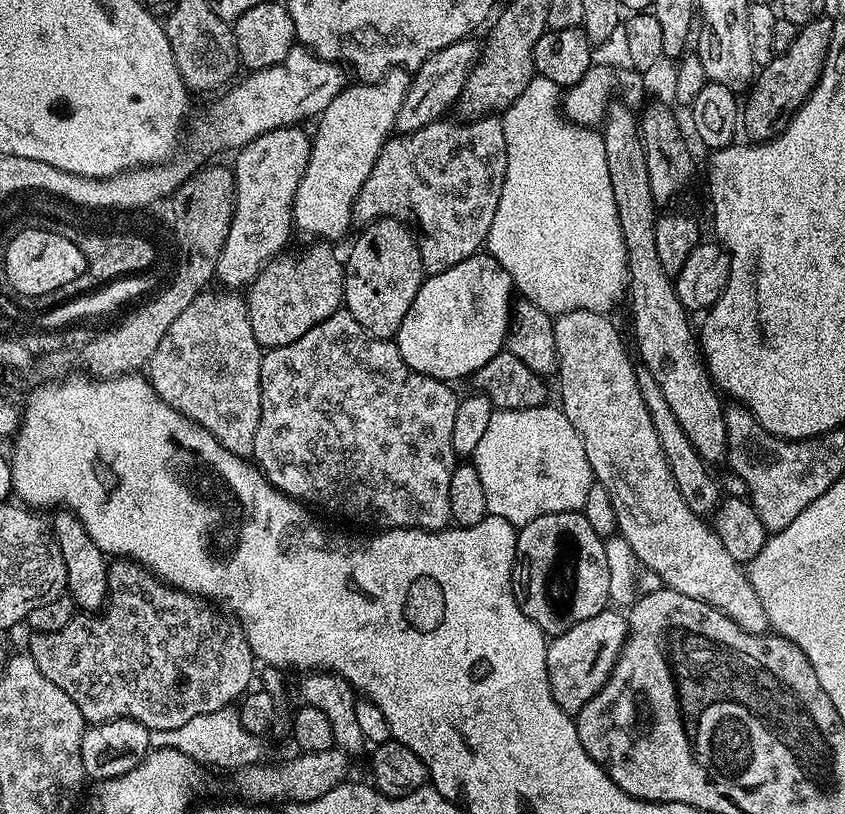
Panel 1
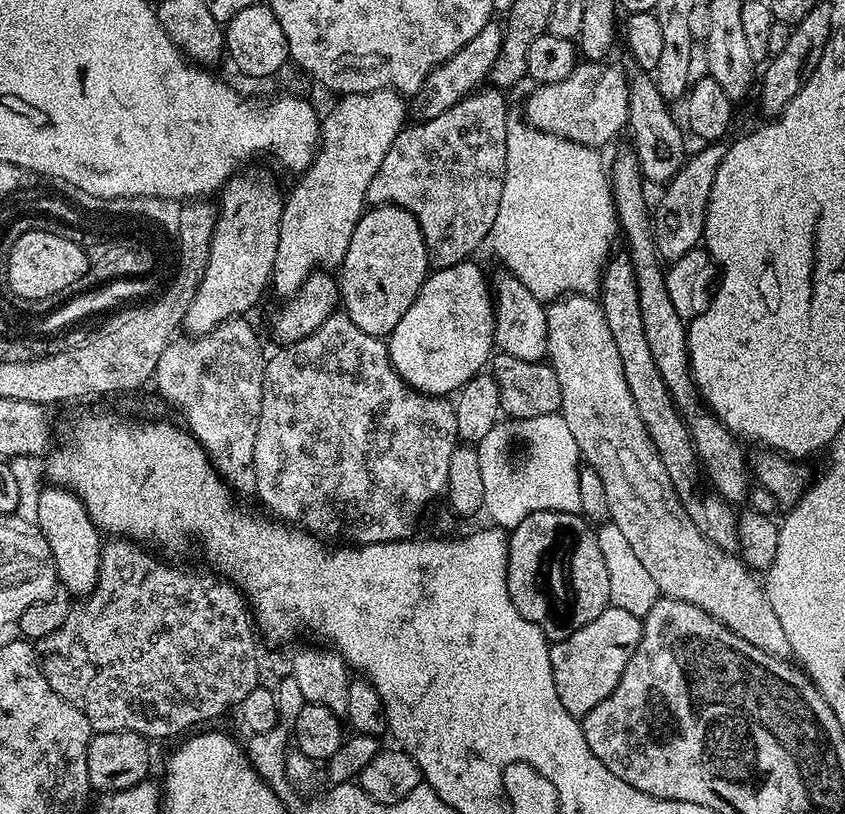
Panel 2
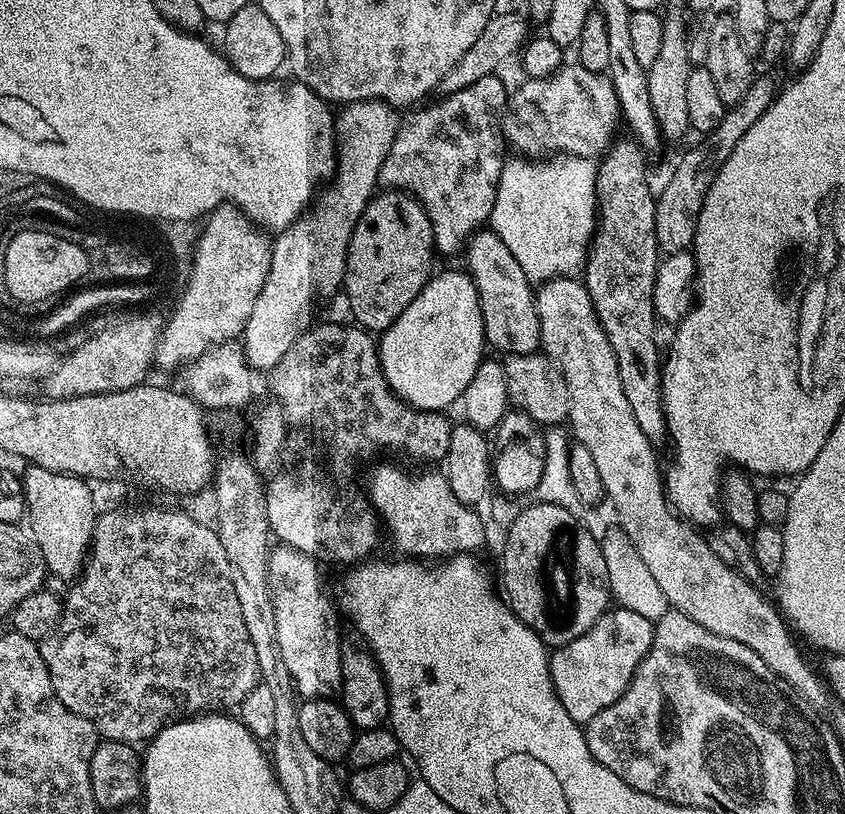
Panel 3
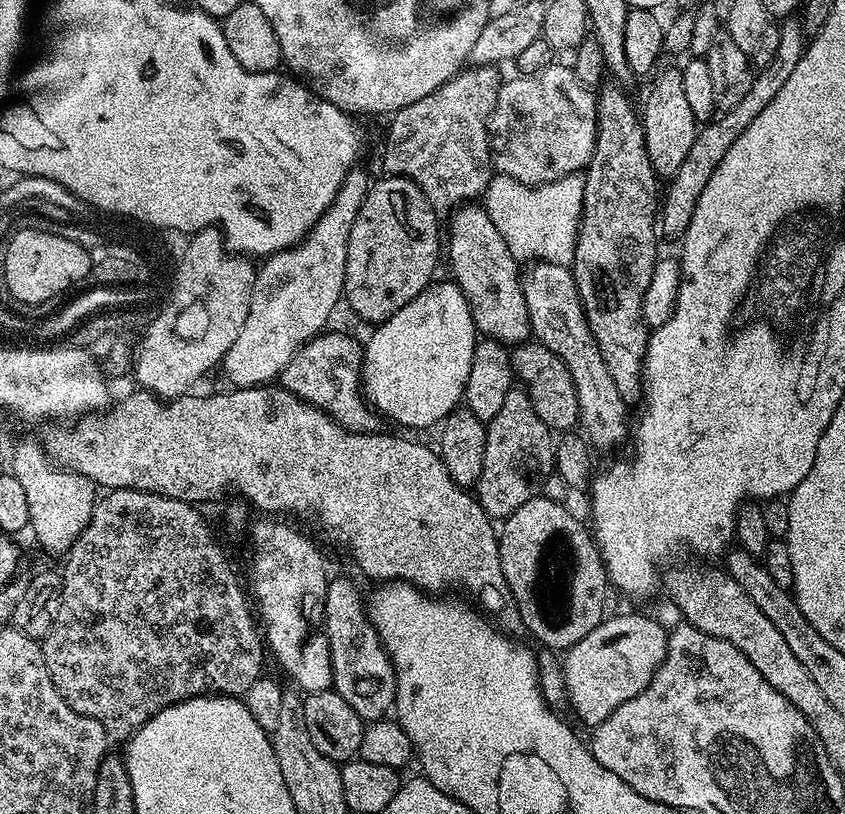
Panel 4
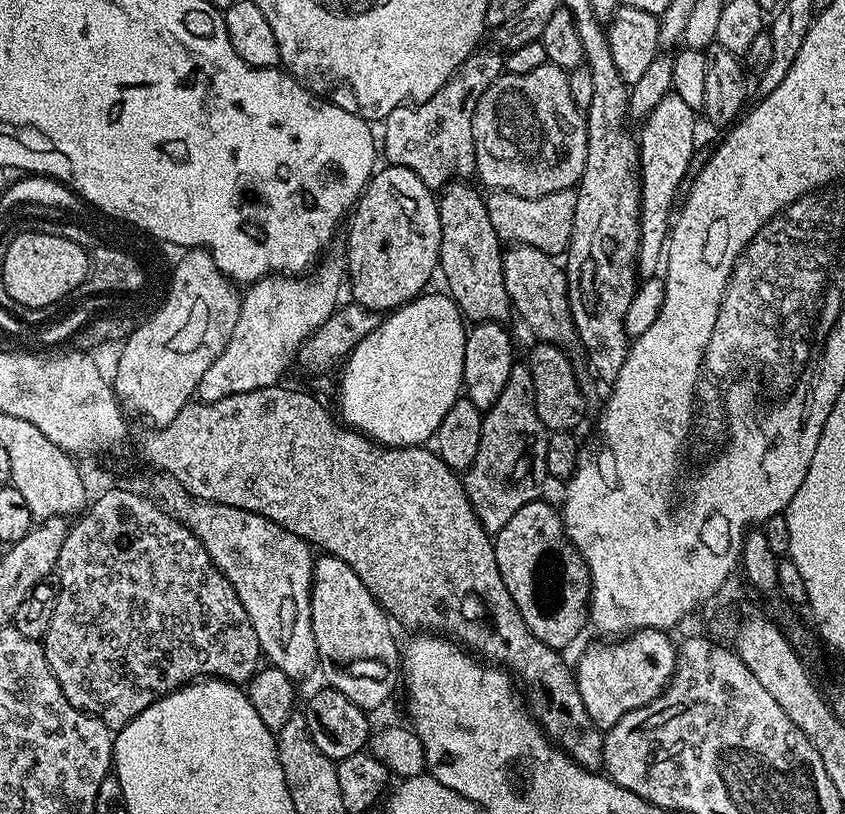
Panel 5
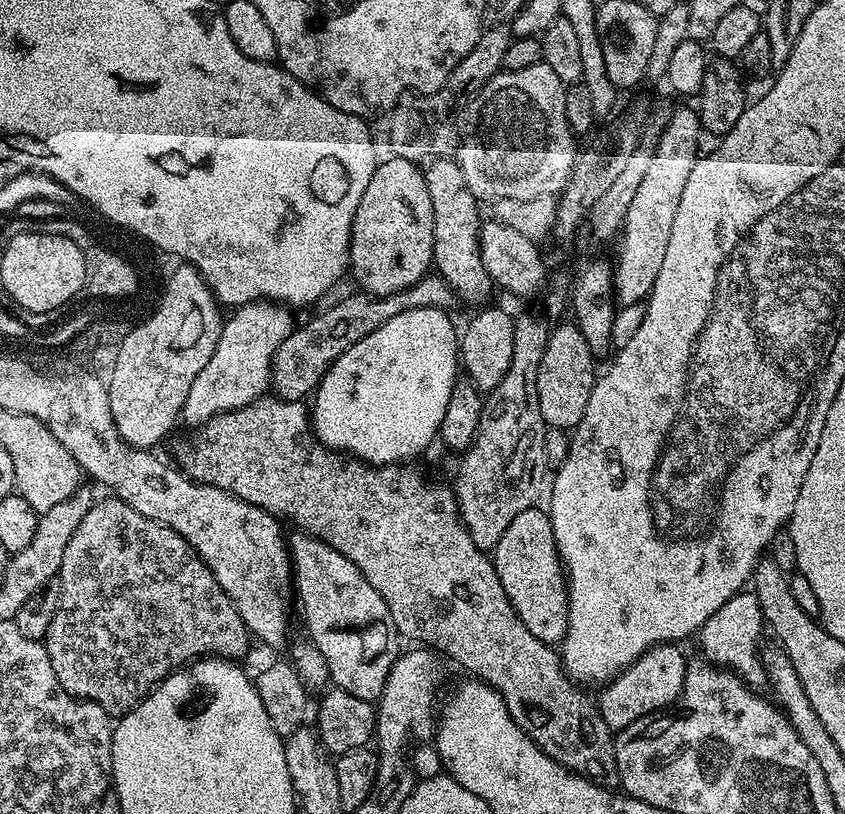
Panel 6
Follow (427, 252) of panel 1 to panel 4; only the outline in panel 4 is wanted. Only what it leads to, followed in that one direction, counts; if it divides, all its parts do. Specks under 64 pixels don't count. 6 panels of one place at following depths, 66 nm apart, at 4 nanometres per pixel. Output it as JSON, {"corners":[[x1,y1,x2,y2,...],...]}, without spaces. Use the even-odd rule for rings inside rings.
{"corners":[[482,64,479,66,468,66,456,73,451,80,447,80,438,90,434,90,434,94,426,94,426,98,418,98,418,102,410,102,410,106,402,106,402,110,391,113,388,124,388,145,384,148,384,172,390,176,406,176,409,180,414,181,422,190,422,194,426,194,426,198,430,202,430,206,438,214,448,214,453,210,475,201,477,198,483,197,488,190,488,183,492,180,494,169,492,167,492,149,490,147,490,133,488,130,488,122,492,115,492,107,498,102,498,90,502,83,501,69,494,64]]}

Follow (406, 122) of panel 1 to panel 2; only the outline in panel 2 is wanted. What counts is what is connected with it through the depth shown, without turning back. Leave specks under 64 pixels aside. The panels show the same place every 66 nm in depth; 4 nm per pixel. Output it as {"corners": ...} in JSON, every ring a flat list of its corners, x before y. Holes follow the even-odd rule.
{"corners":[[490,22,458,54,454,54,444,64,439,64,436,69,426,78,426,82,421,86,410,104,412,112,417,121,438,118,438,114,446,114,450,106,454,106,460,100,473,95,491,77,494,62,498,62,498,54,504,45,504,33,506,31,503,23]]}

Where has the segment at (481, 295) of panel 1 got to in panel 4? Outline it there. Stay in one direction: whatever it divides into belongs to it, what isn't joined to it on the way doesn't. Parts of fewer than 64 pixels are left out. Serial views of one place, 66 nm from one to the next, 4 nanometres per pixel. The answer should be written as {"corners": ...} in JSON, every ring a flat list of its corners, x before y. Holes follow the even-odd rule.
{"corners":[[451,279,433,282,423,288,398,314,371,329,372,337,363,345,362,392,367,403,385,421,393,420,404,428,428,428,443,422,458,408,464,398,466,378,470,378,470,362,474,362,474,350,478,333,474,318,462,290]]}

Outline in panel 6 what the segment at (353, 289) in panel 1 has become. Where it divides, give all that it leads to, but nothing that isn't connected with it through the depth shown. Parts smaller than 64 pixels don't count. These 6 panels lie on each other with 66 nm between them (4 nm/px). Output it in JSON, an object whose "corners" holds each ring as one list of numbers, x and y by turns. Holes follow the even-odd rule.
{"corners":[[389,155,388,160,377,163,374,174,366,186,366,194,358,202,352,223,352,237,348,247,350,276,361,284,370,296,386,296,414,286,433,267,434,206,430,206,430,190,426,186,424,168,401,156]]}

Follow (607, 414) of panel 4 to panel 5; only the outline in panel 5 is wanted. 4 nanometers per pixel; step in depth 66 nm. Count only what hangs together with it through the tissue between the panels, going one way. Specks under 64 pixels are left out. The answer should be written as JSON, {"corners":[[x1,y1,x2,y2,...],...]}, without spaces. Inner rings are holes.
{"corners":[[516,244,503,253,502,278,508,297,512,300,515,315,524,319,524,324,536,335,537,341,561,346,575,345,577,336,575,322,568,304,567,274,555,264,549,253,534,246]]}

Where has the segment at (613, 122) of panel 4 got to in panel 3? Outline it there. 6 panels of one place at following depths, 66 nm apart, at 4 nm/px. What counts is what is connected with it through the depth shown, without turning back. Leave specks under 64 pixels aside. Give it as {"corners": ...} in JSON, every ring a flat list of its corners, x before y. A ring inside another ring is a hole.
{"corners":[[631,137,615,139,597,163,595,192,597,205,597,229,589,245,588,259,585,260,583,283,587,286,592,305,599,322,606,330,611,349,618,361,619,378,629,399,630,410,637,419,638,426,649,441,658,444,667,437,664,402,661,398,660,378,662,356,658,354,656,327,658,321,653,310,653,288,656,270,660,261,660,251,656,240,656,199,646,178,646,154]]}

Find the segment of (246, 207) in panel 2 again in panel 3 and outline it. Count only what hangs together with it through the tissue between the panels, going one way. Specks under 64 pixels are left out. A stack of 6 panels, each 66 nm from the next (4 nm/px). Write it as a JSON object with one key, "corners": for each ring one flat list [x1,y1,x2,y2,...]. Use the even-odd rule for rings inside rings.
{"corners":[[219,204,203,224,204,229,195,241,187,280,171,309,172,317,162,324,154,361,157,369,179,369,182,362,193,362,217,344,235,341,254,311,258,294,262,294,266,274,270,274,272,240,235,204]]}

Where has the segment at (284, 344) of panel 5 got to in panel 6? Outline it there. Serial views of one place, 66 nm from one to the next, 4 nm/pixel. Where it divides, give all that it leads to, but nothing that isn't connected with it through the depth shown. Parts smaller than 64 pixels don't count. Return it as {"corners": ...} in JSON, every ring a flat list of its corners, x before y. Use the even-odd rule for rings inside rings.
{"corners":[[275,302,242,304,233,312,236,313,224,321,224,329,220,332,214,354,210,354,210,362,202,366,198,378,194,378,190,385,182,413,183,423,199,426,218,414,233,412,260,399,269,387,272,357,292,332,293,313]]}

